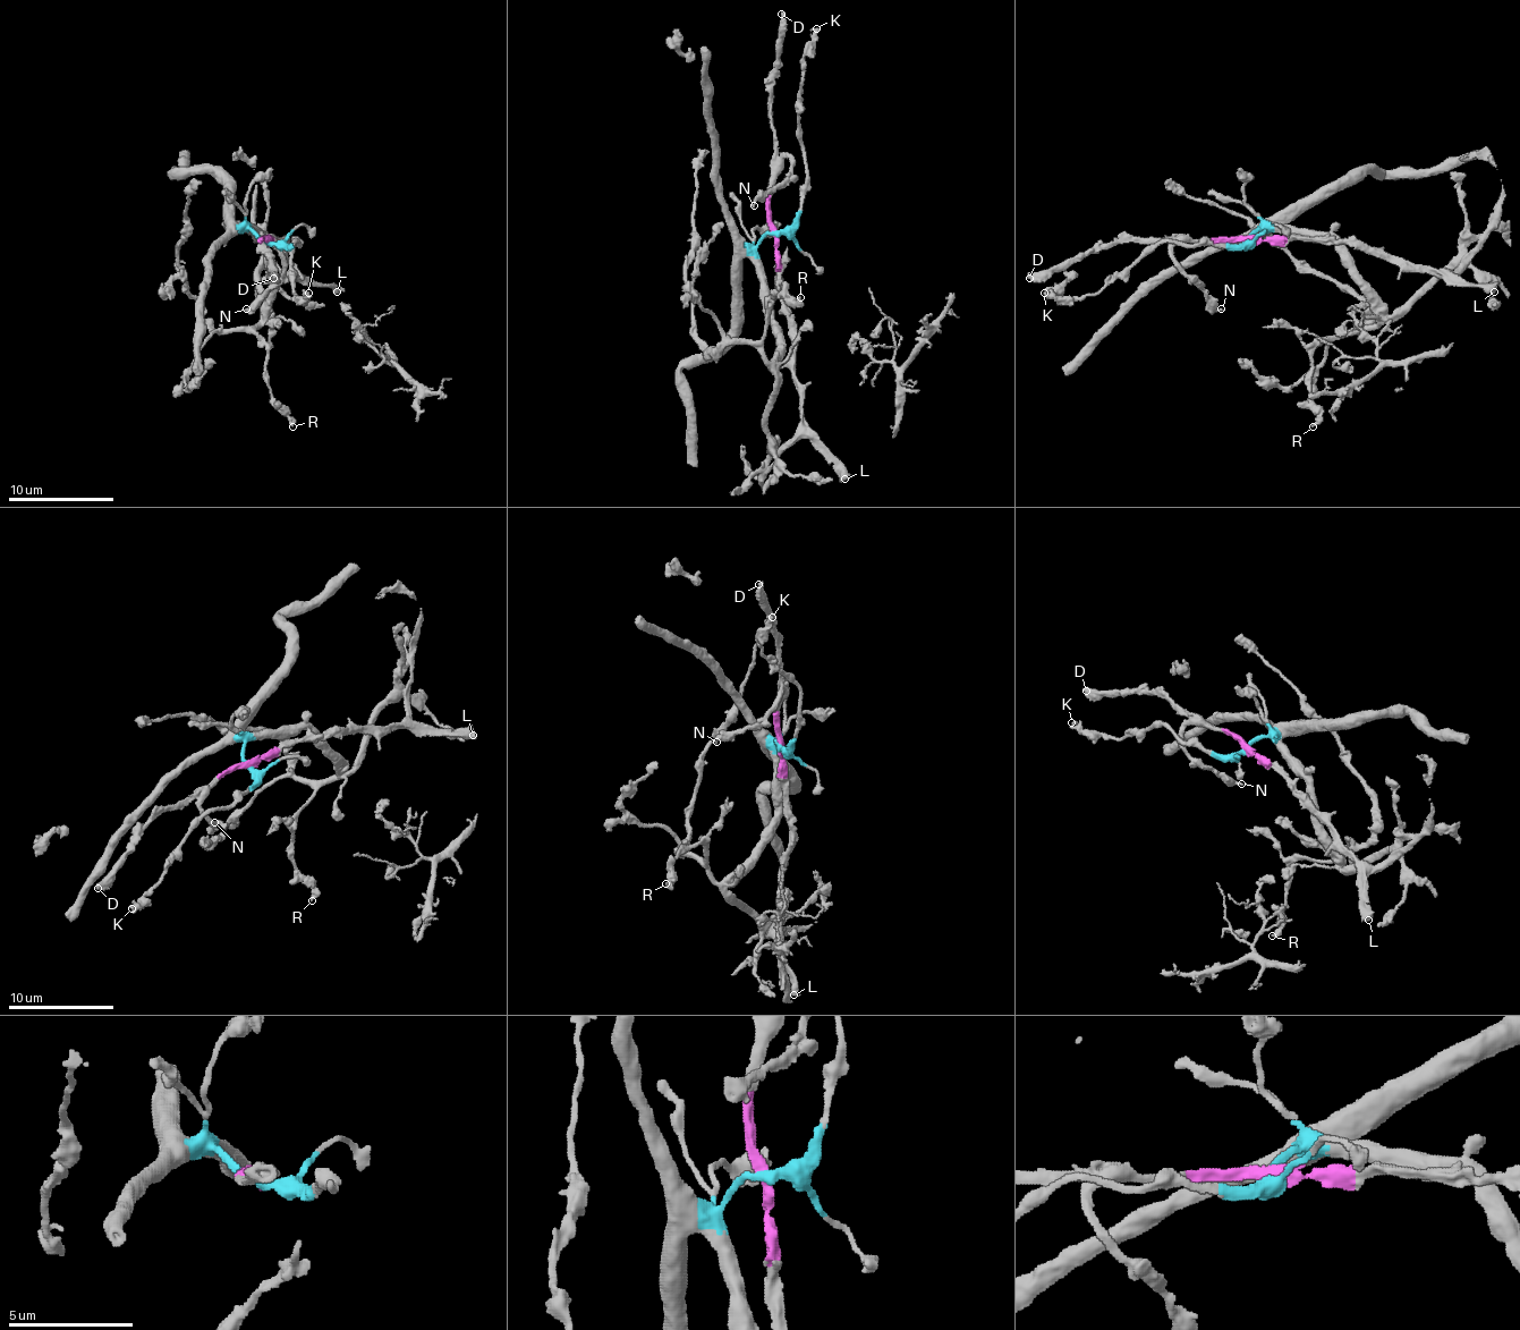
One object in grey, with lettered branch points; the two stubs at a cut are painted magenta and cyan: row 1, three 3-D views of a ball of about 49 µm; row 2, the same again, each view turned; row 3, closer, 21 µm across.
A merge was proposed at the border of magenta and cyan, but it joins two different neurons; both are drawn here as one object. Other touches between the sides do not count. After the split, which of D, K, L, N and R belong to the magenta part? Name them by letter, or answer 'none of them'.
D, L, N

